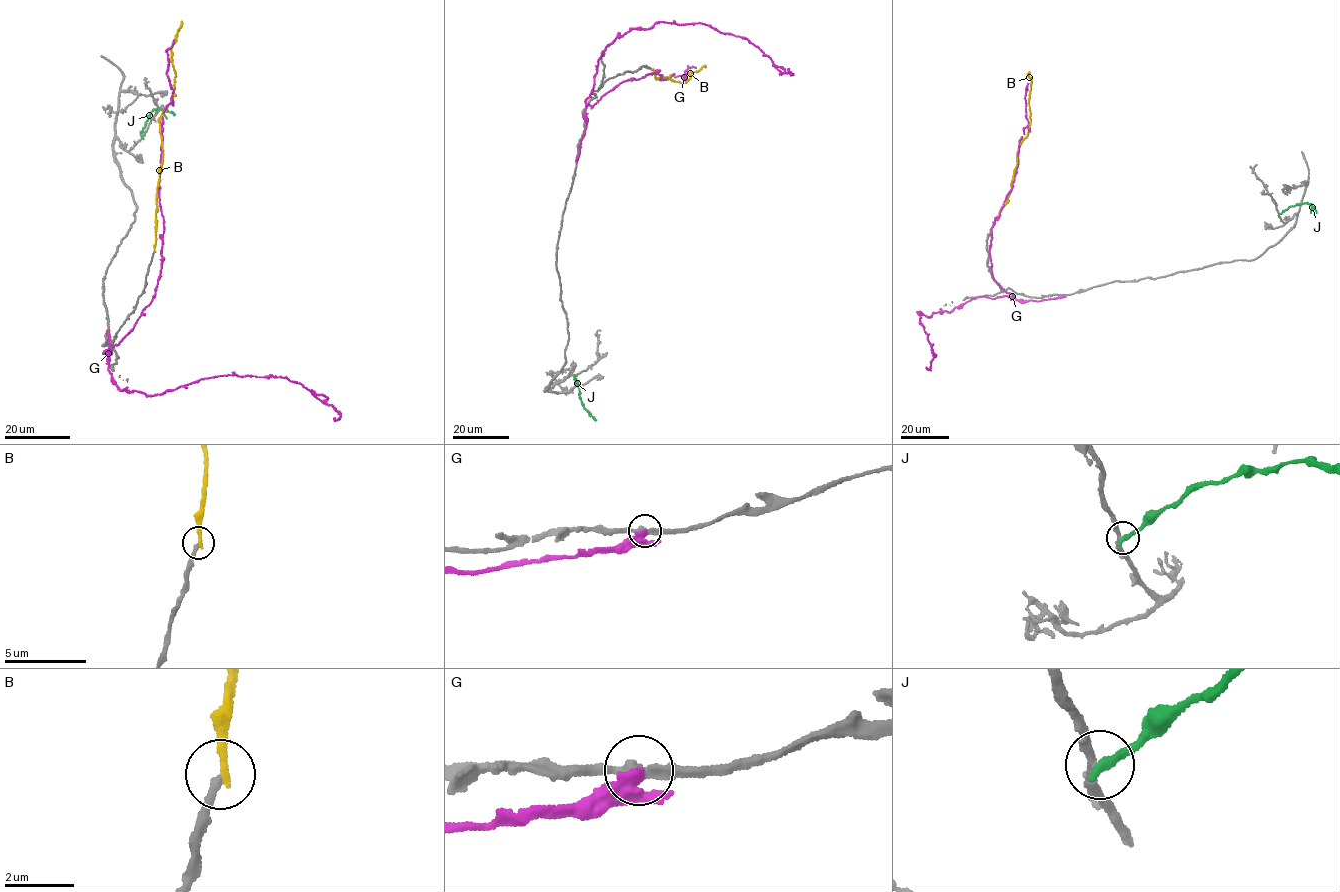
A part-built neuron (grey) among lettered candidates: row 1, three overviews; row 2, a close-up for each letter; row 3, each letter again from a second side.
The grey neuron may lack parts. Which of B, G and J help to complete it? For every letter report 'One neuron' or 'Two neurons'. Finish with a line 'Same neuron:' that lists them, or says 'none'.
B: Two neurons
G: Two neurons
J: Two neurons
Same neuron: none

